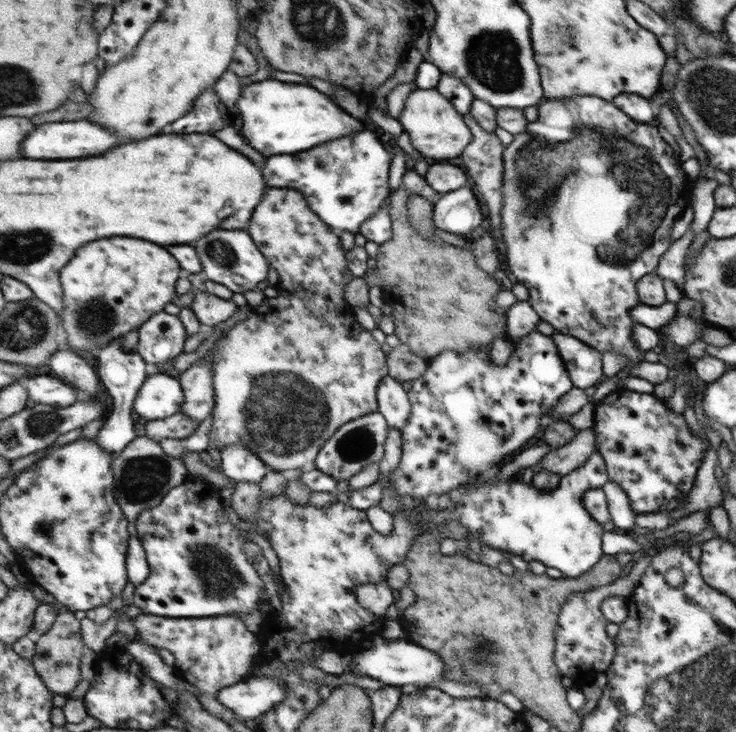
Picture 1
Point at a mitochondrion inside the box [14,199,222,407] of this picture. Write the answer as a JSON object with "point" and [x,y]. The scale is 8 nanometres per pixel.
{"point":[89,319]}

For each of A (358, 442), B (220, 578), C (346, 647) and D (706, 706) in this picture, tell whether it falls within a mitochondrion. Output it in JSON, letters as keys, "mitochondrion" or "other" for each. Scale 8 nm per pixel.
{"A":"mitochondrion","B":"mitochondrion","C":"other","D":"mitochondrion"}

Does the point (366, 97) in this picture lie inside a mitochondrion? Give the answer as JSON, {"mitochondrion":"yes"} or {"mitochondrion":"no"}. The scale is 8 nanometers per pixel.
{"mitochondrion":"no"}

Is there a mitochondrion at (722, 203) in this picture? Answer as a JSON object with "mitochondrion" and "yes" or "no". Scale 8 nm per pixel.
{"mitochondrion":"no"}

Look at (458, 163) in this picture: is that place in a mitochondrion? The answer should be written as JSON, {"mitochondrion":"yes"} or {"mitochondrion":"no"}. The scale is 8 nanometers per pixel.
{"mitochondrion":"no"}

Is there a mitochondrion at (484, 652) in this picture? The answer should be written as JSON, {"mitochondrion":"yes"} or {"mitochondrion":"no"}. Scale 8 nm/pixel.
{"mitochondrion":"yes"}

